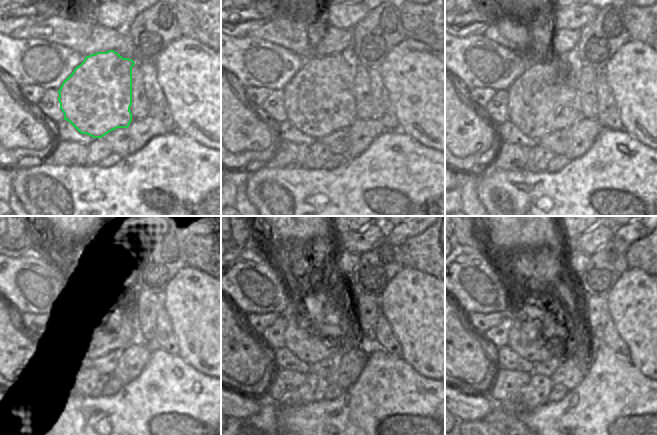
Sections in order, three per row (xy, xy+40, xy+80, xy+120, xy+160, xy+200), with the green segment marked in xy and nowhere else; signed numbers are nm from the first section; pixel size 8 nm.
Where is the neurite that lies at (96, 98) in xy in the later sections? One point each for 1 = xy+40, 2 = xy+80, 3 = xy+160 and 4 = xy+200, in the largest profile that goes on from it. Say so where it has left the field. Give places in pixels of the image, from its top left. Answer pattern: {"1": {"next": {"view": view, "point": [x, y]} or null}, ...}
{"1": {"next": {"view": "xy+40", "point": [319, 100]}}, "2": {"next": {"view": "xy+80", "point": [546, 97]}}, "3": {"next": {"view": "xy+160", "point": [309, 347]}}, "4": {"next": {"view": "xy+200", "point": [519, 340]}}}

